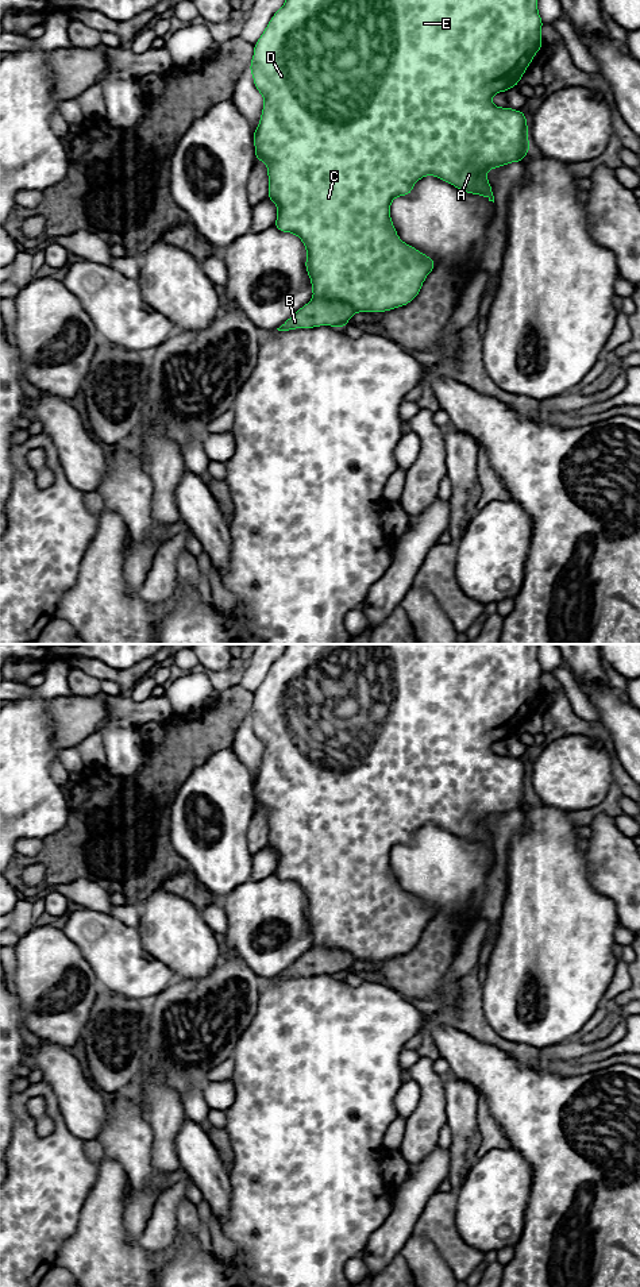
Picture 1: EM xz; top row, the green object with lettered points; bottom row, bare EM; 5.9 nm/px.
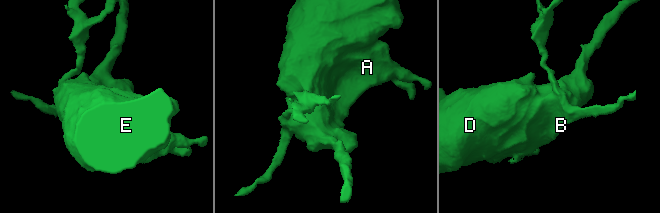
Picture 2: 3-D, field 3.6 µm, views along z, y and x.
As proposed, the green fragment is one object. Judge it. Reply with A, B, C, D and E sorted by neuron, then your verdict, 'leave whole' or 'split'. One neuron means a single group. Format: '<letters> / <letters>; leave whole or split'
A C D E / B; split

